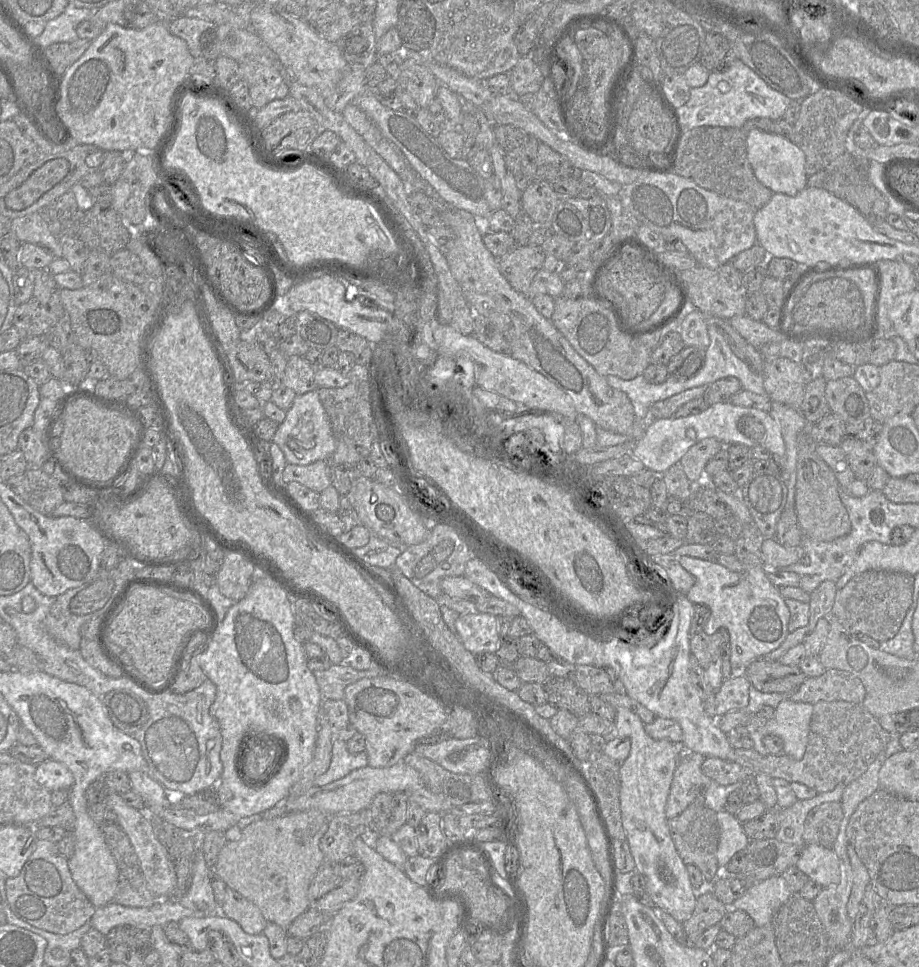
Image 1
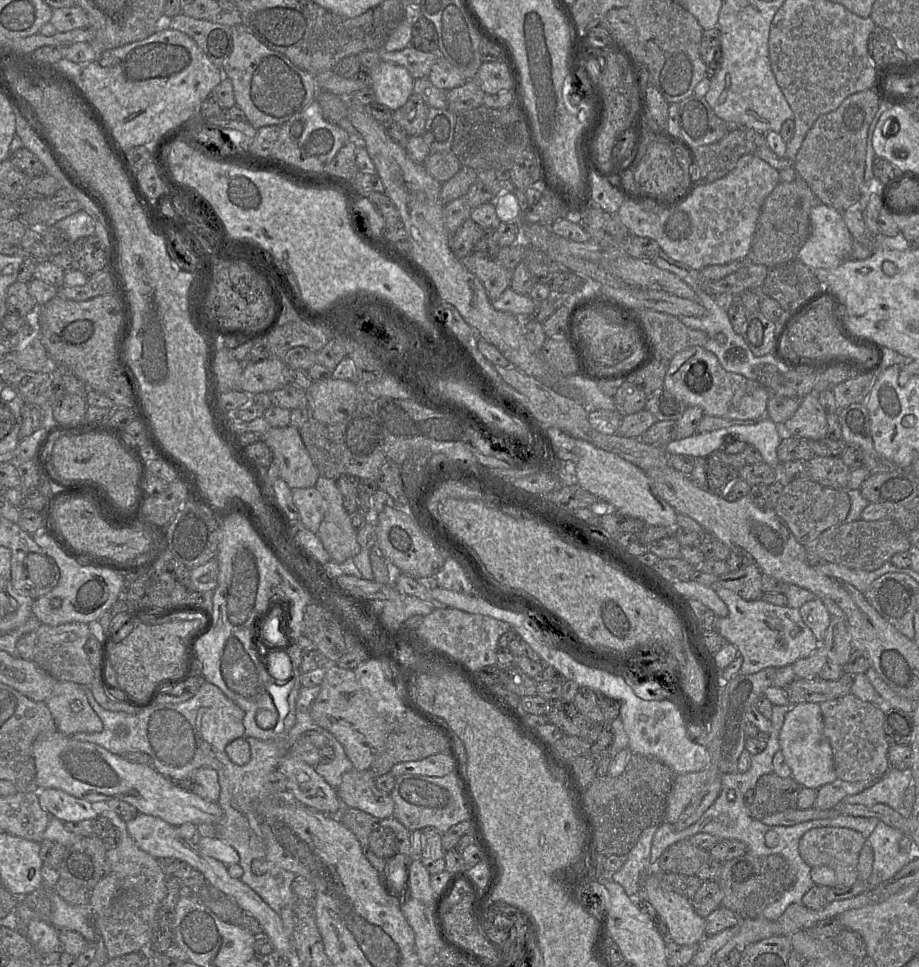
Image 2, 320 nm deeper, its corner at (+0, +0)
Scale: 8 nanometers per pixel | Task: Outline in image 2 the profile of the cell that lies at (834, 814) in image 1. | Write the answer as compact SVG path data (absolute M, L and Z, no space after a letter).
M823 826L816 827L804 833L799 841L799 853L802 859L811 867L827 866L836 874L837 888L847 888L858 880L859 854L867 843L859 832L846 827Z

